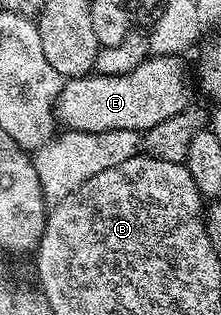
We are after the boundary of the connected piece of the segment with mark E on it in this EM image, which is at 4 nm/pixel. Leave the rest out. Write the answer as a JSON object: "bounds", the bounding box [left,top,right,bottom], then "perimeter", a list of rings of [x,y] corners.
{"bounds":[55,55,195,134],"perimeter":[[[153,55],[130,75],[90,73],[79,79],[70,79],[62,88],[55,114],[70,131],[85,131],[87,134],[104,131],[146,133],[160,122],[194,106],[195,83],[190,72],[189,75],[185,72],[183,60],[181,55]]]}

